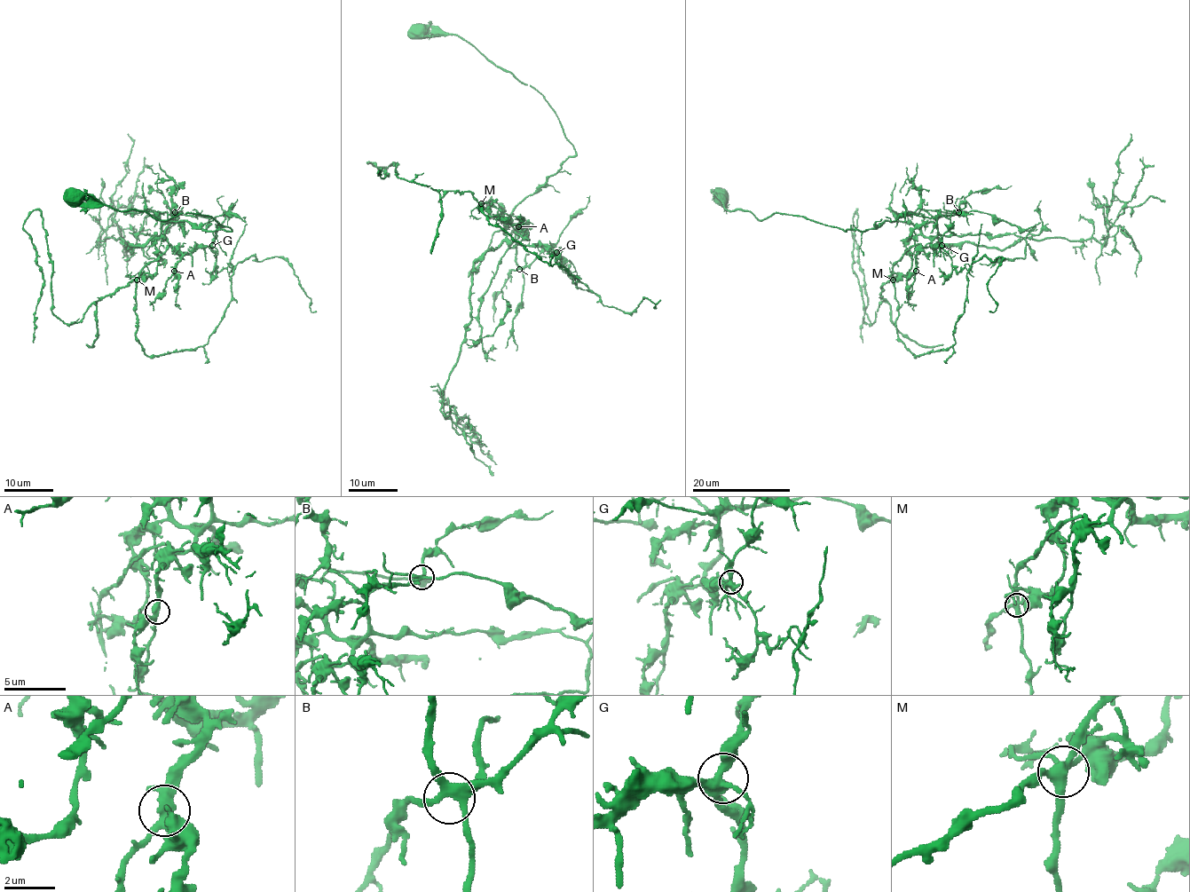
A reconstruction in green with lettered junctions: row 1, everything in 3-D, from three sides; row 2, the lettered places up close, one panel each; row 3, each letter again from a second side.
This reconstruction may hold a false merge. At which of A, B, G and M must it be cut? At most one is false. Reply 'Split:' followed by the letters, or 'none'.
Split: M

